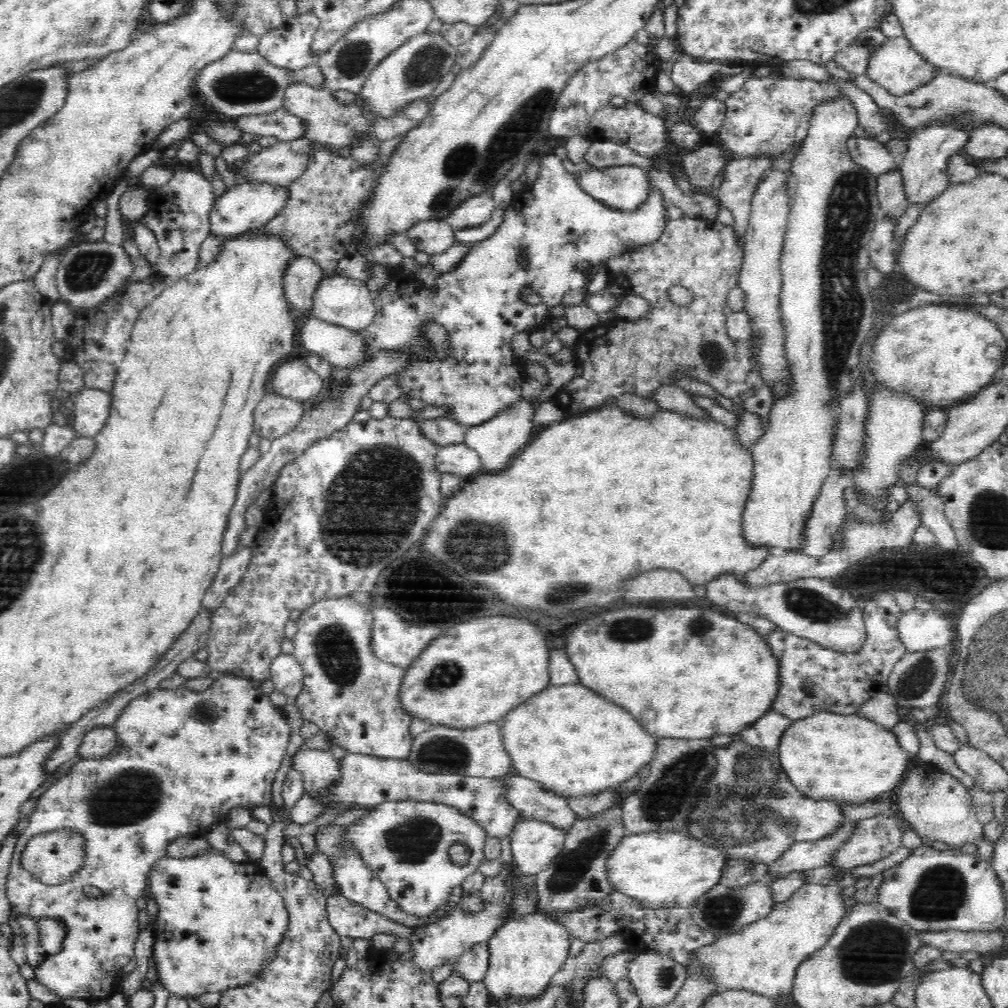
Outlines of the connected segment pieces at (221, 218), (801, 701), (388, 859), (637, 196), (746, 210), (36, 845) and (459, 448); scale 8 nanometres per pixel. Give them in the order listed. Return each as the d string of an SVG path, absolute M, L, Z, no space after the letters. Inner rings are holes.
M246 181L230 186L218 196L210 212L210 228L214 235L242 235L251 229L258 229L272 220L288 202L290 188L278 183Z
M892 592L874 594L863 609L867 640L856 654L822 648L784 629L766 635L766 642L780 665L780 690L773 702L773 710L790 721L817 713L856 714L870 697L886 688L894 665L906 653L897 629L901 613Z
M416 799L386 801L377 804L374 808L372 808L372 810L370 810L370 812L364 812L364 814L362 814L356 822L346 825L343 828L343 831L339 834L340 840L338 840L338 844L336 844L336 849L338 849L340 853L356 853L356 855L360 857L359 860L363 862L365 868L372 870L372 872L387 886L390 897L398 901L398 903L400 903L400 907L402 907L407 914L426 920L426 918L433 916L436 910L439 910L442 906L446 906L446 904L450 902L450 898L452 898L452 890L454 890L454 888L461 886L468 876L471 876L471 874L477 872L477 868L480 863L485 860L484 846L486 844L485 838L487 835L487 832L475 820L472 820L469 816L462 814L460 810L454 806L448 806L442 803L420 801Z
M614 166L602 170L586 170L579 173L580 186L592 198L604 203L607 207L621 211L636 210L650 198L653 184L647 170L639 166Z
M764 156L756 160L728 161L723 168L722 182L716 190L716 200L722 208L728 208L733 213L732 226L744 244L744 232L747 230L751 213L751 200L758 182L764 173L769 172L775 160Z
M65 829L31 837L31 840L26 844L26 848L20 854L19 862L21 868L26 870L28 874L34 875L37 881L54 886L67 881L69 876L79 869L83 859L84 839L77 832Z
M463 443L456 446L442 446L438 448L435 456L435 469L437 474L452 474L464 478L464 476L475 476L479 471L479 460L477 454L465 448Z

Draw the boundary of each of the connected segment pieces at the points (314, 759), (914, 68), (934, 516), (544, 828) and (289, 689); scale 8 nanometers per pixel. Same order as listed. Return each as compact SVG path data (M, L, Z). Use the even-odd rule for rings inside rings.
M302 744L290 756L291 770L302 775L306 791L310 791L314 797L321 795L326 788L330 788L332 783L336 782L338 761L330 750L312 750L306 744Z
M905 37L888 38L881 45L869 52L866 58L864 75L878 86L885 88L890 94L903 95L928 82L938 70L928 64L910 45Z
M915 484L906 486L908 498L914 499L920 507L921 524L926 527L942 550L958 548L955 532L944 515L944 503L938 490L918 488Z
M518 820L510 835L516 870L529 875L540 874L567 842L567 831L562 827L539 820Z
M281 653L272 659L269 665L270 680L276 691L288 698L295 699L300 696L304 686L303 670L291 654Z

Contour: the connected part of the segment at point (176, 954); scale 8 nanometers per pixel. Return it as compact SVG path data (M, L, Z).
M208 848L204 854L190 856L190 858L164 857L156 861L153 869L149 872L147 885L150 888L150 892L152 892L153 899L158 904L156 923L151 925L154 937L152 962L154 962L156 974L158 974L157 980L162 985L162 988L164 988L164 991L168 991L170 995L189 998L200 996L204 993L222 992L226 988L234 988L234 986L248 984L248 981L253 981L257 977L260 964L273 955L275 944L279 941L287 925L287 912L285 912L283 905L283 898L273 889L269 878L263 875L260 868L251 862L236 863L214 848Z

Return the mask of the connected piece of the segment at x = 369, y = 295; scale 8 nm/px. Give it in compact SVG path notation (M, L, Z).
M338 272L326 273L317 282L312 294L312 309L310 316L319 318L336 326L353 331L362 330L374 318L376 307L372 303L373 293L362 281L347 278Z

